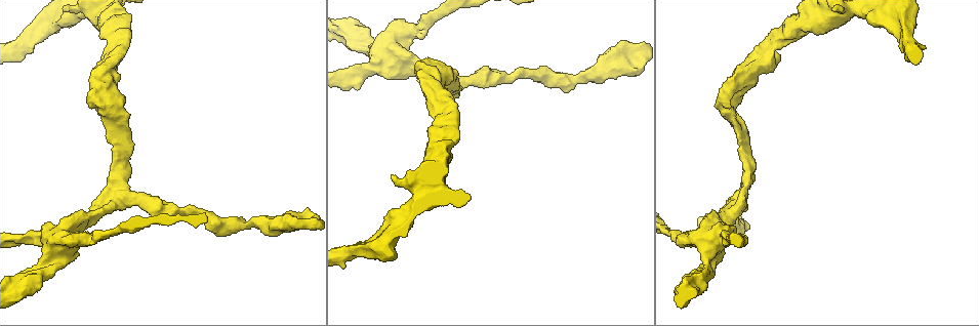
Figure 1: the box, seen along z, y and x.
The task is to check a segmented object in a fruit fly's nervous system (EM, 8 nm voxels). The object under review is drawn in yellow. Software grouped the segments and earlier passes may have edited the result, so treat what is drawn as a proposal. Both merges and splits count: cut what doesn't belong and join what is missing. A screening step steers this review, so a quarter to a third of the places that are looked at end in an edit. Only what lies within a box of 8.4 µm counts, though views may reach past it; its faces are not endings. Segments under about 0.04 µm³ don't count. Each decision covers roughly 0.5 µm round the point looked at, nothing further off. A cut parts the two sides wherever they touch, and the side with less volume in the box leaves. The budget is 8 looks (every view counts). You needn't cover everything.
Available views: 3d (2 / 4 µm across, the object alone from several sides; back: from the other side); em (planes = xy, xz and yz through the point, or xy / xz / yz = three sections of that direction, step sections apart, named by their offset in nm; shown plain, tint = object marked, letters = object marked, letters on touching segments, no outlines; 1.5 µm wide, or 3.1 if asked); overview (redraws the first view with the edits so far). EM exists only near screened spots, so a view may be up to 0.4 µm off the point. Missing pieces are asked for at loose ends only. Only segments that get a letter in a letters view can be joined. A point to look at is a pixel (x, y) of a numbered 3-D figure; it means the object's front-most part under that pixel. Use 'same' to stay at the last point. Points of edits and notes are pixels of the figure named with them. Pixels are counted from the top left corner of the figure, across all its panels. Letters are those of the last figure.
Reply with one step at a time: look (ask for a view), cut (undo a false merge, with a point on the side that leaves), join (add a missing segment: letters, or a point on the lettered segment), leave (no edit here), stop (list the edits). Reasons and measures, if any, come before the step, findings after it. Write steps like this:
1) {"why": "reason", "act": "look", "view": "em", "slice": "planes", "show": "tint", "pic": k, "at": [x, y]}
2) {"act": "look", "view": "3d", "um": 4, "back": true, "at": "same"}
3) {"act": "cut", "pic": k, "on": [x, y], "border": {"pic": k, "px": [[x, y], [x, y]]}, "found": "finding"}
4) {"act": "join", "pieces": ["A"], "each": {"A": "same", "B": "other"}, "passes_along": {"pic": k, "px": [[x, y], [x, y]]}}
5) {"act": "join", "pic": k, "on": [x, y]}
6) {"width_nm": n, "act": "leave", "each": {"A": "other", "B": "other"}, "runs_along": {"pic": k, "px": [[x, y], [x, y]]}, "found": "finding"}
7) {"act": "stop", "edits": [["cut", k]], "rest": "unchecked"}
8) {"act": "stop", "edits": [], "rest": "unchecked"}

{"why": "free end", "act": "look", "view": "em", "slice": "planes", "show": "letters", "pic": 1, "at": [66, 266]}

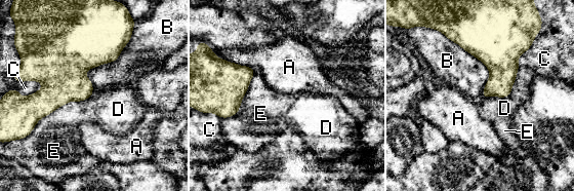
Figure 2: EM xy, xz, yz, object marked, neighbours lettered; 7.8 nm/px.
{"act": "leave", "each": {"A": "other", "B": "other", "C": "other", "D": "other", "E": "other"}, "border": {"pic": 2, "px": [[520, 67], [506, 97], [483, 99]]}, "found": "none of them fits"}

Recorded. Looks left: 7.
{"why": "a fork", "act": "look", "view": "3d", "um": 4, "pic": 1, "at": [117, 191]}

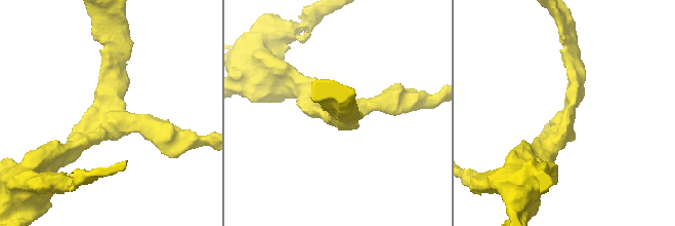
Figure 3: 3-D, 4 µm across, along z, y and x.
{"arms": 3, "arm_widths_nm": [220, 280, 280], "act": "look", "view": "em", "slice": "planes", "show": "letters", "pic": 3, "at": [107, 112]}

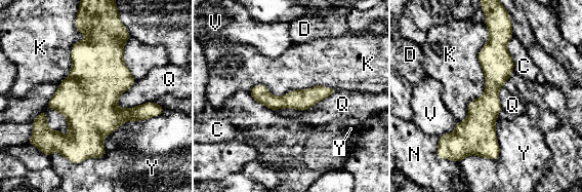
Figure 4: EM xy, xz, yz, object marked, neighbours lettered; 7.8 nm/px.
{"width_nm": 170, "act": "leave", "each": {"C": "other", "D": "other", "K": "other", "N": "other", "Q": "other", "V": "other", "Y": "other"}, "border": {"pic": 4, "px": [[487, 27], [485, 90], [457, 121]]}, "found": "all the same cell"}

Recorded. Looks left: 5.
{"act": "look", "view": "3d", "um": 2, "pic": 1, "at": [94, 106]}

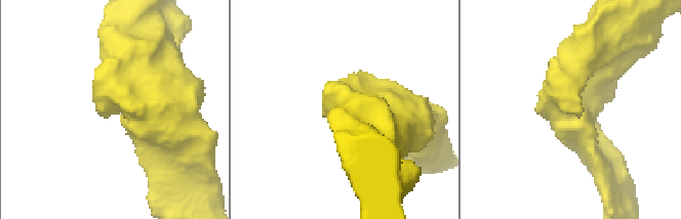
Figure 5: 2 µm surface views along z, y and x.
{"act": "look", "view": "em", "slice": "planes", "show": "letters", "pic": 5, "at": [581, 114]}

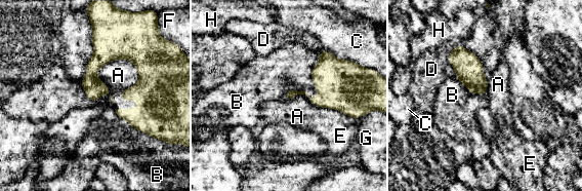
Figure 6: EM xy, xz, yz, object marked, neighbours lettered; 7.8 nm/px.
{"longest_contact_nm": ["A", 440], "act": "leave", "each": {"A": "other", "B": "other", "C": "other", "D": "other", "E": "other", "F": "other", "G": "other", "H": "other"}, "found": "no lettered segment goes on from it"}

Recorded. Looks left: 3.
{"act": "stop", "edits": [], "rest": "unchecked"}

